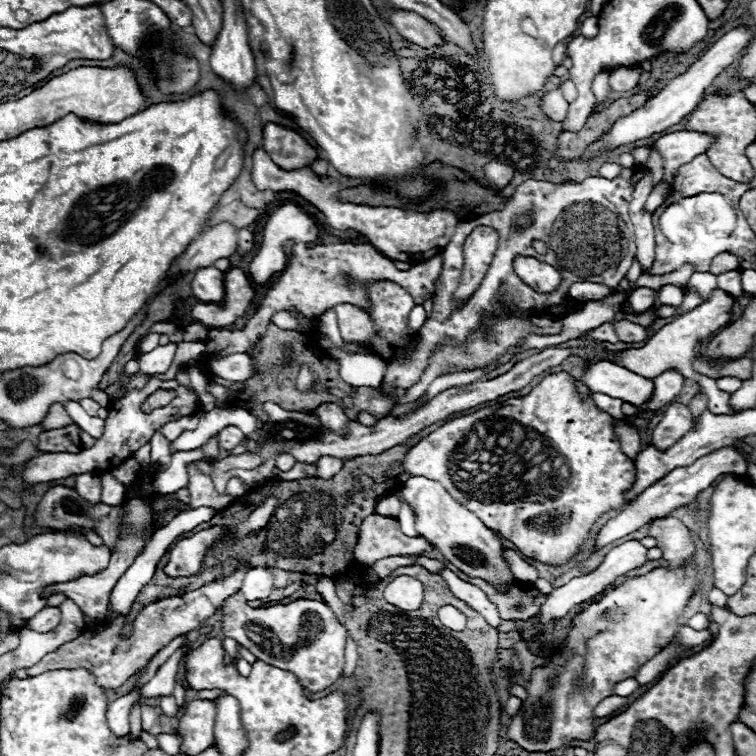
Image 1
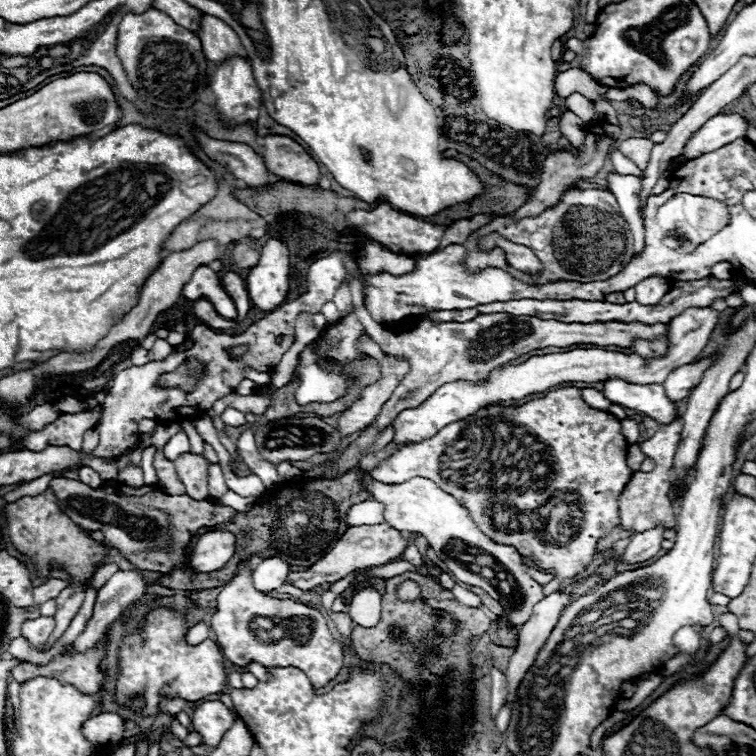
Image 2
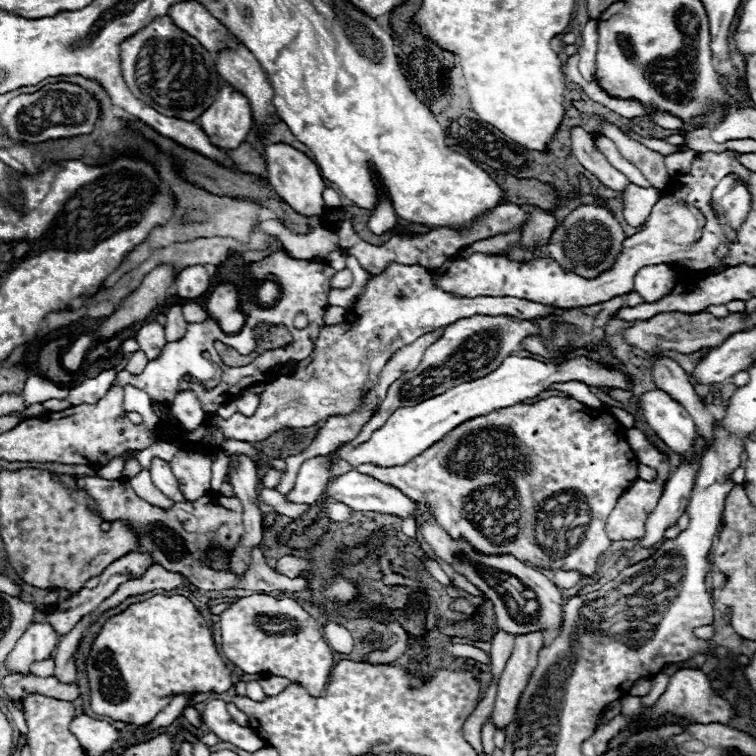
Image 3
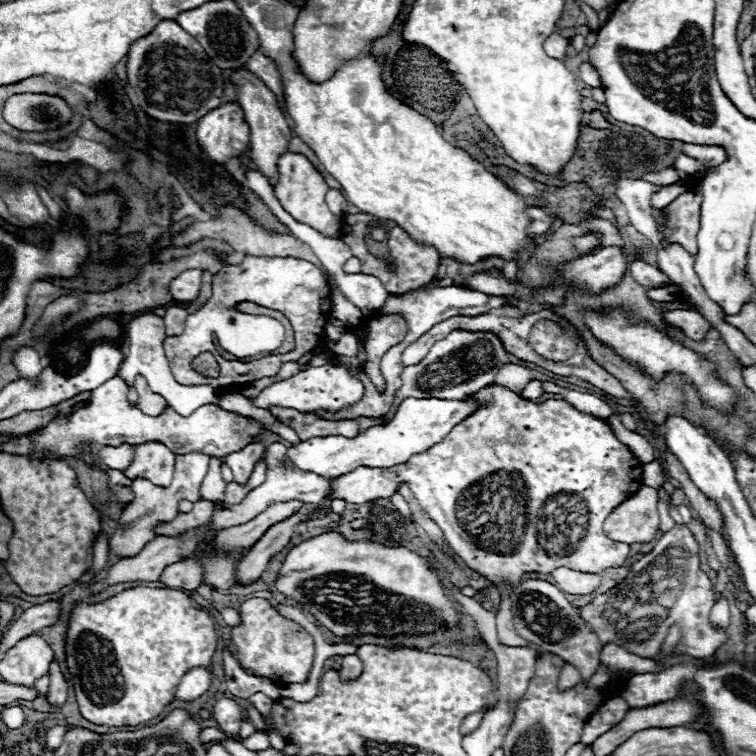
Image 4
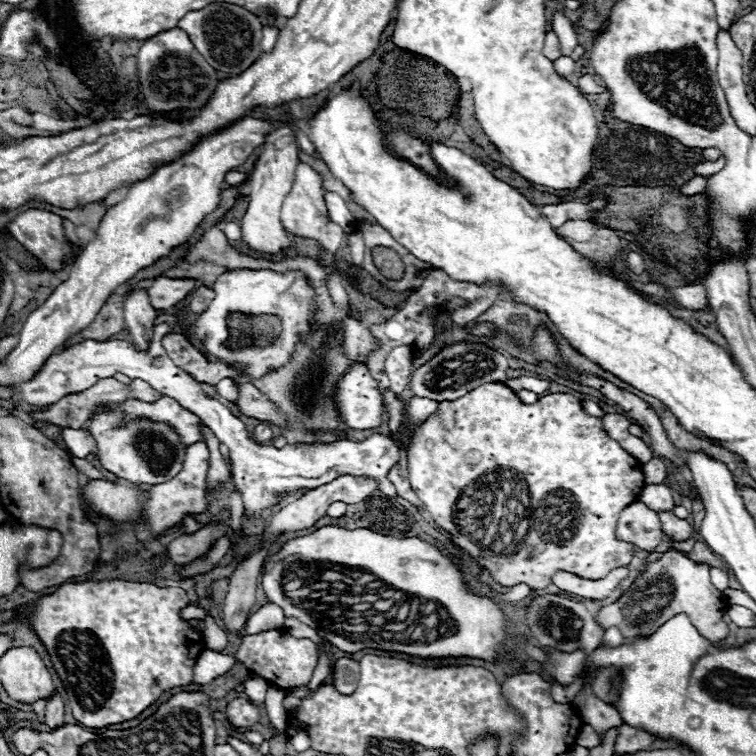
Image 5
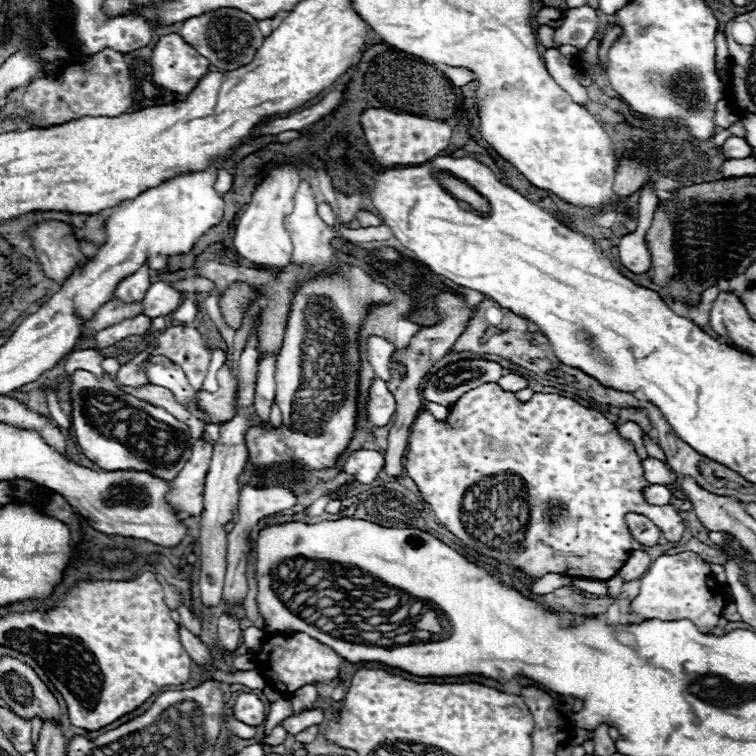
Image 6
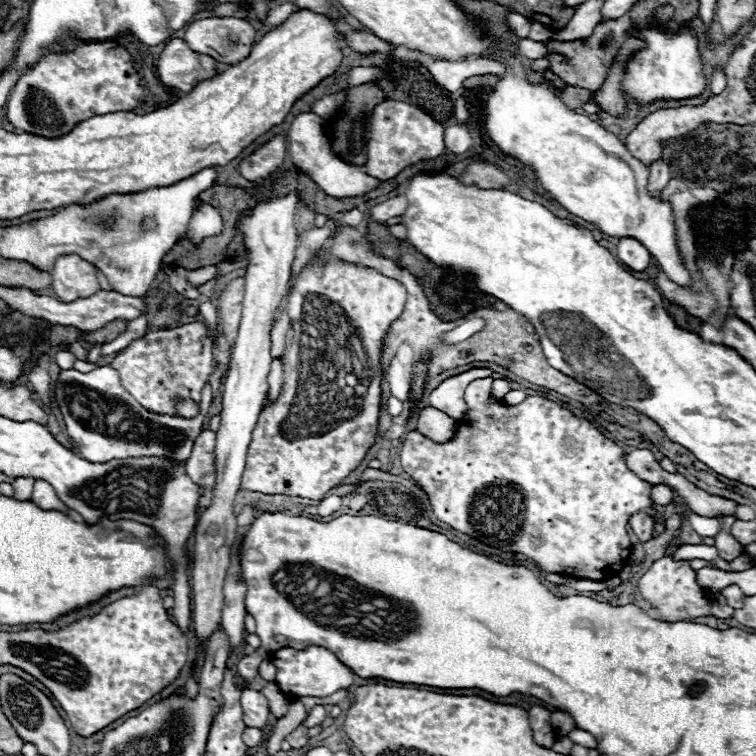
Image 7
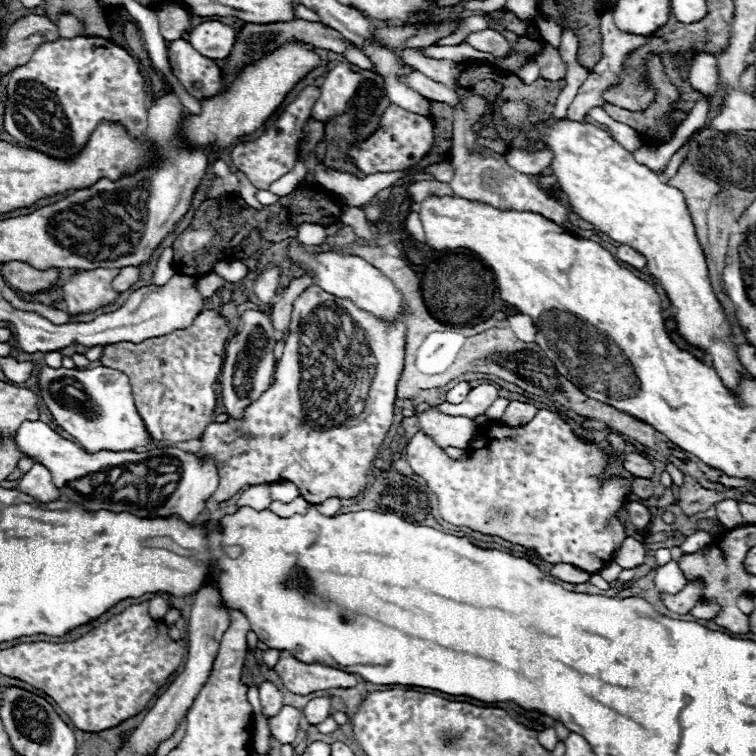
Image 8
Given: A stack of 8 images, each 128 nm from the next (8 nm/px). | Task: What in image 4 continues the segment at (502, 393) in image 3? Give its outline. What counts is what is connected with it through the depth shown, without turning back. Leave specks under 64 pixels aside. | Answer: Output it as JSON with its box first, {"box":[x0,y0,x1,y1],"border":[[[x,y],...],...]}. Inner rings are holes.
{"box":[288,362,534,476],"border":[[[508,362],[508,364],[500,366],[500,370],[498,370],[498,374],[496,374],[496,378],[494,378],[494,382],[490,386],[502,386],[502,388],[508,388],[508,390],[512,390],[516,394],[522,394],[522,390],[526,388],[526,384],[530,380],[534,380],[530,368]],[[474,396],[466,400],[442,400],[442,398],[408,398],[404,400],[392,422],[386,426],[372,426],[358,434],[356,438],[344,436],[326,436],[326,438],[310,438],[308,442],[300,442],[298,446],[288,448],[288,460],[294,460],[298,468],[308,472],[318,472],[320,476],[340,476],[352,472],[358,466],[370,468],[392,468],[396,464],[404,464],[410,456],[420,454],[440,442],[456,424],[460,424],[466,416],[470,416],[478,408]]]}

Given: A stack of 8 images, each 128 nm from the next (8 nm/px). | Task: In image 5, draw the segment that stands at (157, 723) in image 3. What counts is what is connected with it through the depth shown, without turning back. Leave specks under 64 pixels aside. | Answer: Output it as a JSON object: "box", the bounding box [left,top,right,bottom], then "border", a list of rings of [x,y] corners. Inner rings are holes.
{"box":[192,650,237,686],"border":[[[206,650],[196,666],[194,666],[194,678],[192,678],[192,684],[198,684],[198,686],[204,686],[212,682],[215,678],[222,676],[232,668],[237,661],[230,656],[220,654],[220,652],[212,652],[212,650]]]}

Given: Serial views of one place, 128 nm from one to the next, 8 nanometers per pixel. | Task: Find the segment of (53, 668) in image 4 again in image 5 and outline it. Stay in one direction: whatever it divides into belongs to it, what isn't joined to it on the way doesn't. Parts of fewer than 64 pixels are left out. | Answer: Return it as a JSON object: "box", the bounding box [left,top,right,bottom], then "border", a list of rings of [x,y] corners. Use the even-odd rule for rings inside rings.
{"box":[46,692,64,730],"border":[[[56,692],[50,696],[48,706],[46,706],[46,724],[54,730],[60,728],[64,724],[64,700],[62,696]]]}

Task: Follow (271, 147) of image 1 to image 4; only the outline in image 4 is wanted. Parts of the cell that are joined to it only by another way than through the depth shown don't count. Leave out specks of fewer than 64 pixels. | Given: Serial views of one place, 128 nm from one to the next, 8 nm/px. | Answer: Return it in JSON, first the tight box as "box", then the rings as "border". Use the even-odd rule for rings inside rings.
{"box":[274,152,342,238],"border":[[[286,152],[278,158],[278,184],[274,186],[276,198],[282,204],[282,208],[296,218],[298,222],[304,222],[308,226],[312,226],[314,230],[318,230],[320,234],[328,234],[332,238],[340,238],[340,228],[342,228],[342,220],[338,216],[334,216],[326,202],[324,196],[330,188],[326,186],[324,178],[320,176],[320,172],[310,164],[310,160],[302,154],[294,154],[294,152]]]}

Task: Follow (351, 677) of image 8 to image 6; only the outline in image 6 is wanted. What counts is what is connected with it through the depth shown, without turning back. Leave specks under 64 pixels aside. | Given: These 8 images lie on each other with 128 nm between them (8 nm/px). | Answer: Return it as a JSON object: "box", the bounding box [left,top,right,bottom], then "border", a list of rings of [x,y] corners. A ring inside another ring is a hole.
{"box":[254,634,342,694],"border":[[[296,634],[290,638],[270,636],[262,644],[262,648],[254,654],[254,660],[256,660],[256,668],[264,674],[266,682],[274,686],[278,692],[286,692],[286,694],[292,694],[304,684],[310,684],[316,680],[318,684],[322,684],[336,678],[340,672],[340,662],[342,662],[342,658],[330,646],[320,644],[308,634]]]}

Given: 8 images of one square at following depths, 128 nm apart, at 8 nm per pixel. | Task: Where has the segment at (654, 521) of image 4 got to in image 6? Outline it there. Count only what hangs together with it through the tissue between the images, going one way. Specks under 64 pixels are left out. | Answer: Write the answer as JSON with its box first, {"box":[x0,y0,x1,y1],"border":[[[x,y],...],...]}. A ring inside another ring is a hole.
{"box":[626,514,660,546],"border":[[[626,514],[626,524],[628,524],[628,530],[632,534],[632,538],[636,542],[640,542],[642,546],[654,546],[658,544],[658,538],[660,538],[660,528],[646,516],[642,514]]]}

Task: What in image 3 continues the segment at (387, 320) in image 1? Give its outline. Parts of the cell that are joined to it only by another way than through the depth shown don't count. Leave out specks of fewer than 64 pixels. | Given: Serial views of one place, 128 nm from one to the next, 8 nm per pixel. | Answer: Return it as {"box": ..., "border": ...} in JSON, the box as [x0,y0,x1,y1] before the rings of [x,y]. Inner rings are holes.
{"box":[330,268,350,290],"border":[[[344,268],[344,270],[336,272],[336,276],[332,278],[330,286],[332,286],[332,288],[340,288],[340,290],[348,288],[348,286],[350,286],[350,270],[348,270],[348,268]]]}

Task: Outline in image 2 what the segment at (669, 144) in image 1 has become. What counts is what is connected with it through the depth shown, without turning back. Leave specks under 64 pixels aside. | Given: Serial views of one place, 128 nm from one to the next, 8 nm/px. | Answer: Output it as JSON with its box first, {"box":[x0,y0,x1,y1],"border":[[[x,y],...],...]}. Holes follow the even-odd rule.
{"box":[680,114,746,160],"border":[[[720,114],[710,118],[702,128],[698,128],[690,136],[680,156],[692,160],[694,156],[714,152],[734,142],[736,138],[744,138],[744,136],[746,136],[746,122],[740,118],[740,114]]]}

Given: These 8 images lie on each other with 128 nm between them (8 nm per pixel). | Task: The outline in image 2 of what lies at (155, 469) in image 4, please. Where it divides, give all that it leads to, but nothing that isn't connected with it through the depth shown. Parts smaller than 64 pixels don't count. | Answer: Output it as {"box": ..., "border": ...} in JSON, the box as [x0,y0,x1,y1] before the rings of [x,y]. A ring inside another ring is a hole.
{"box":[153,450,186,496],"border":[[[158,450],[158,452],[154,454],[153,466],[156,468],[160,486],[162,486],[162,490],[164,490],[168,496],[182,496],[182,494],[186,494],[184,484],[182,484],[182,482],[178,480],[178,476],[176,476],[174,462],[168,460],[162,450]]]}

